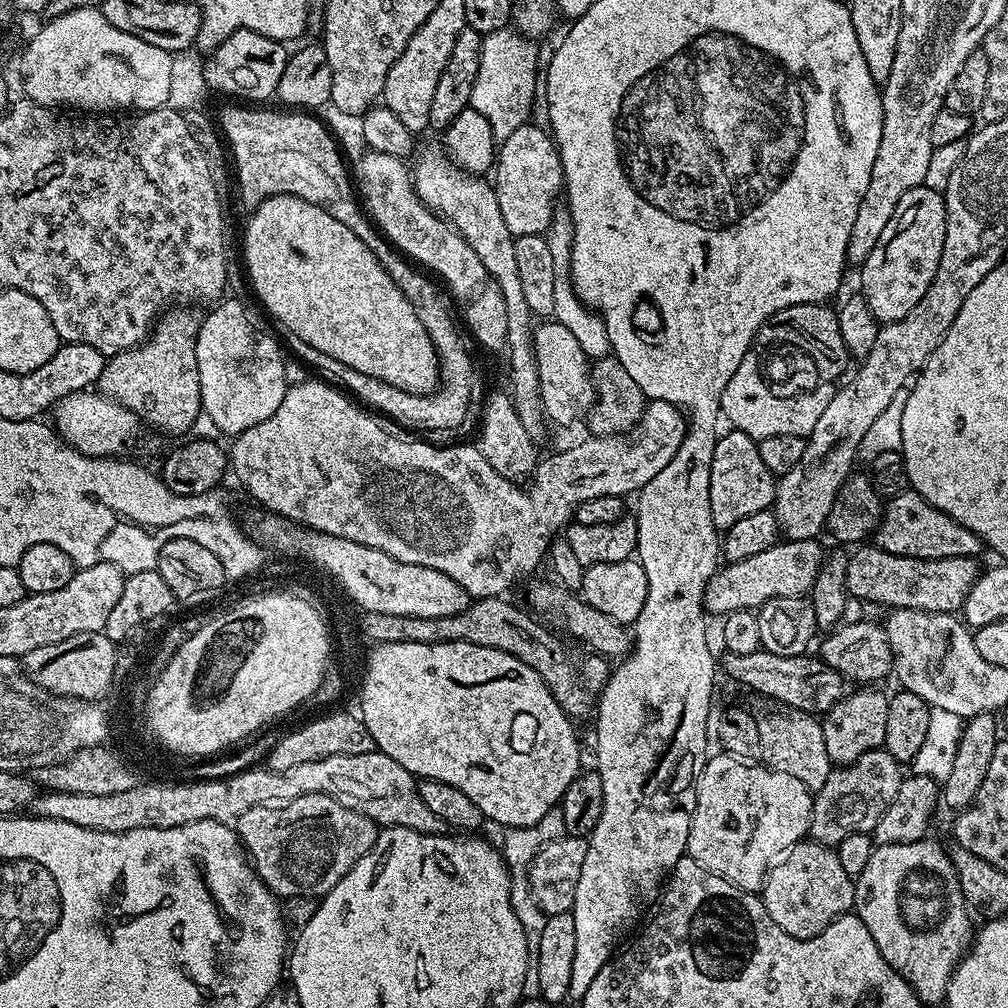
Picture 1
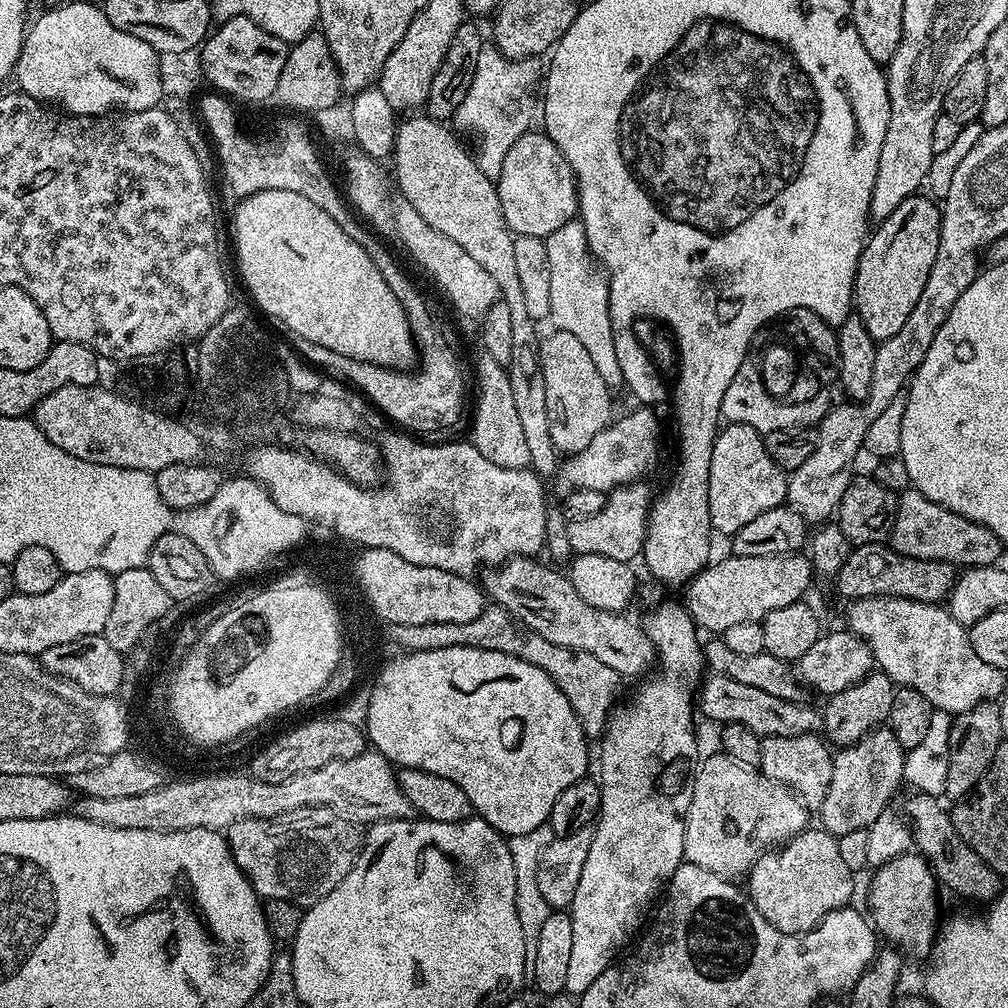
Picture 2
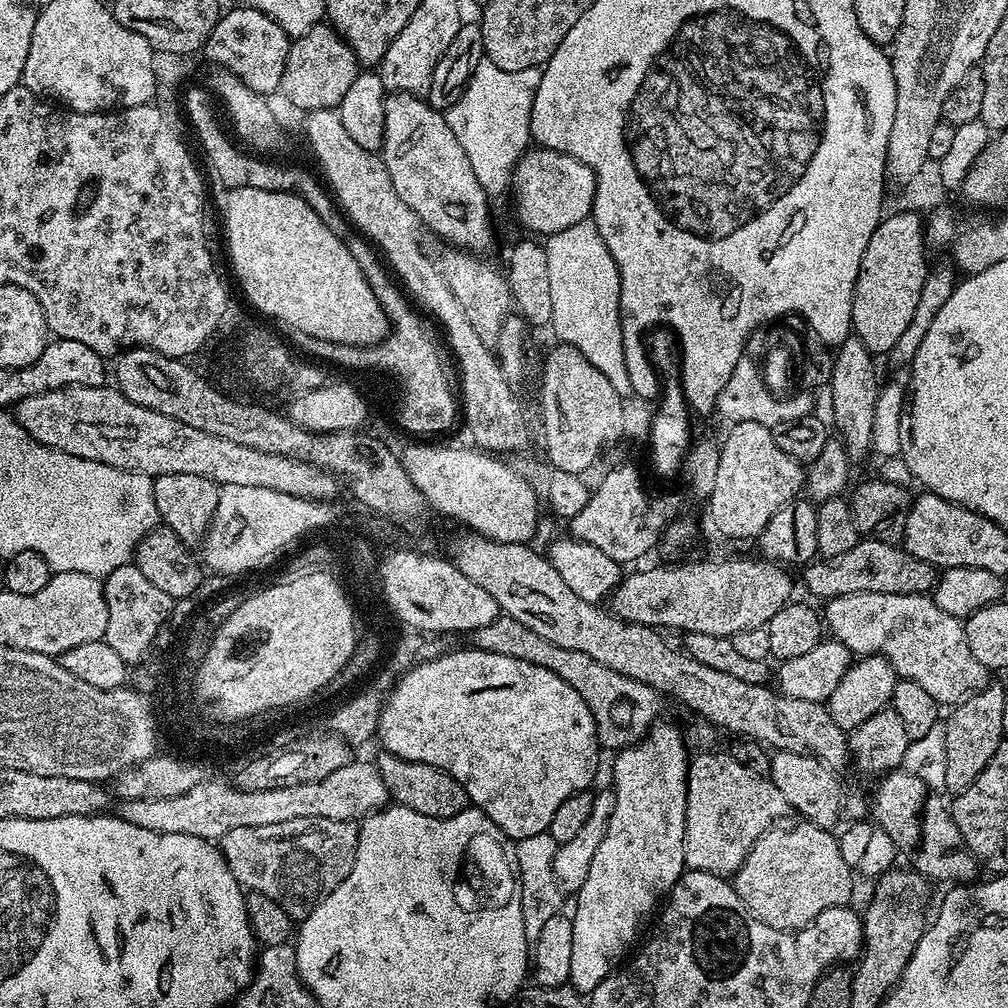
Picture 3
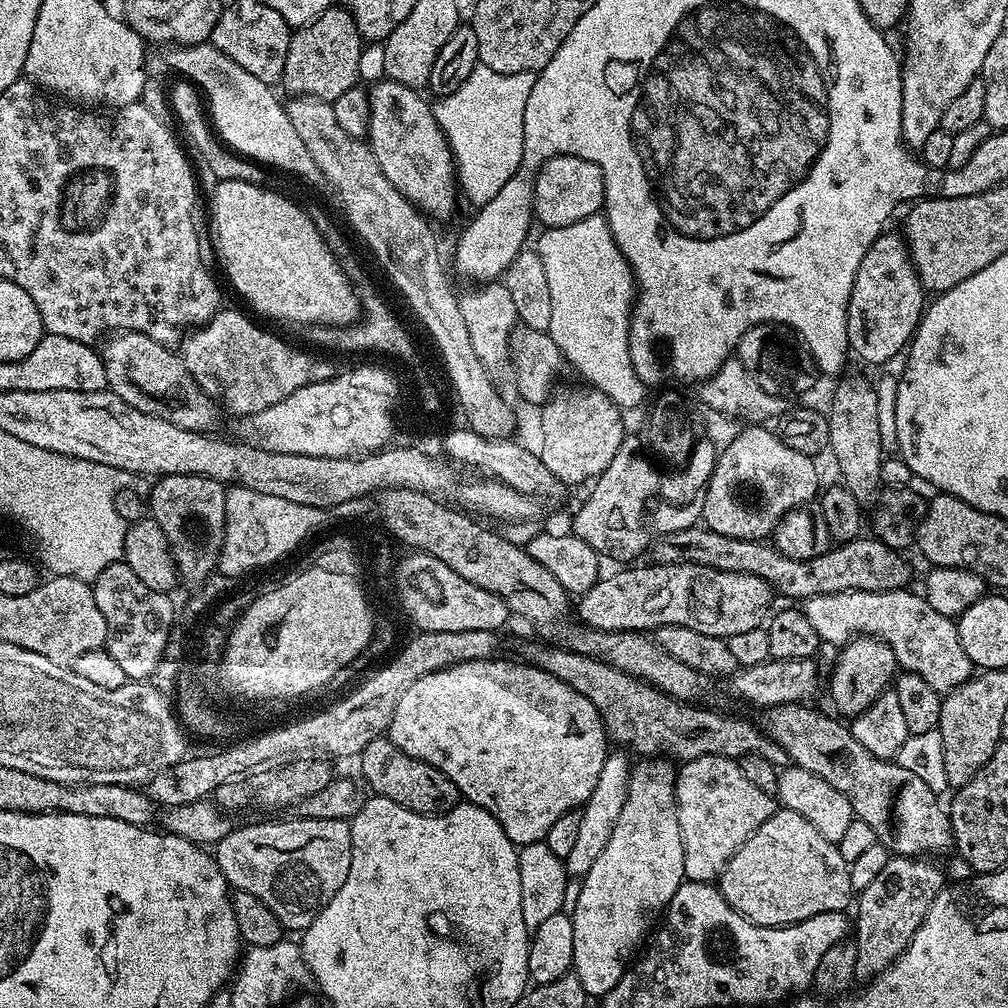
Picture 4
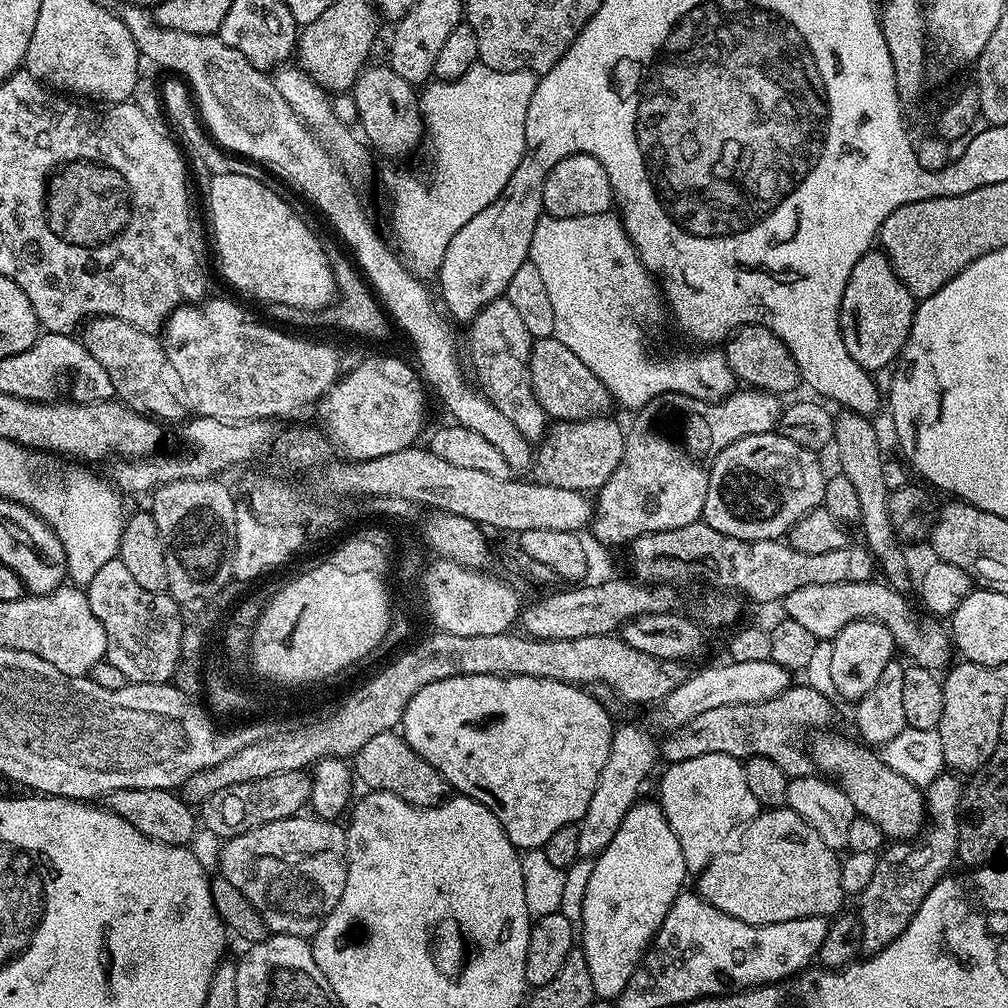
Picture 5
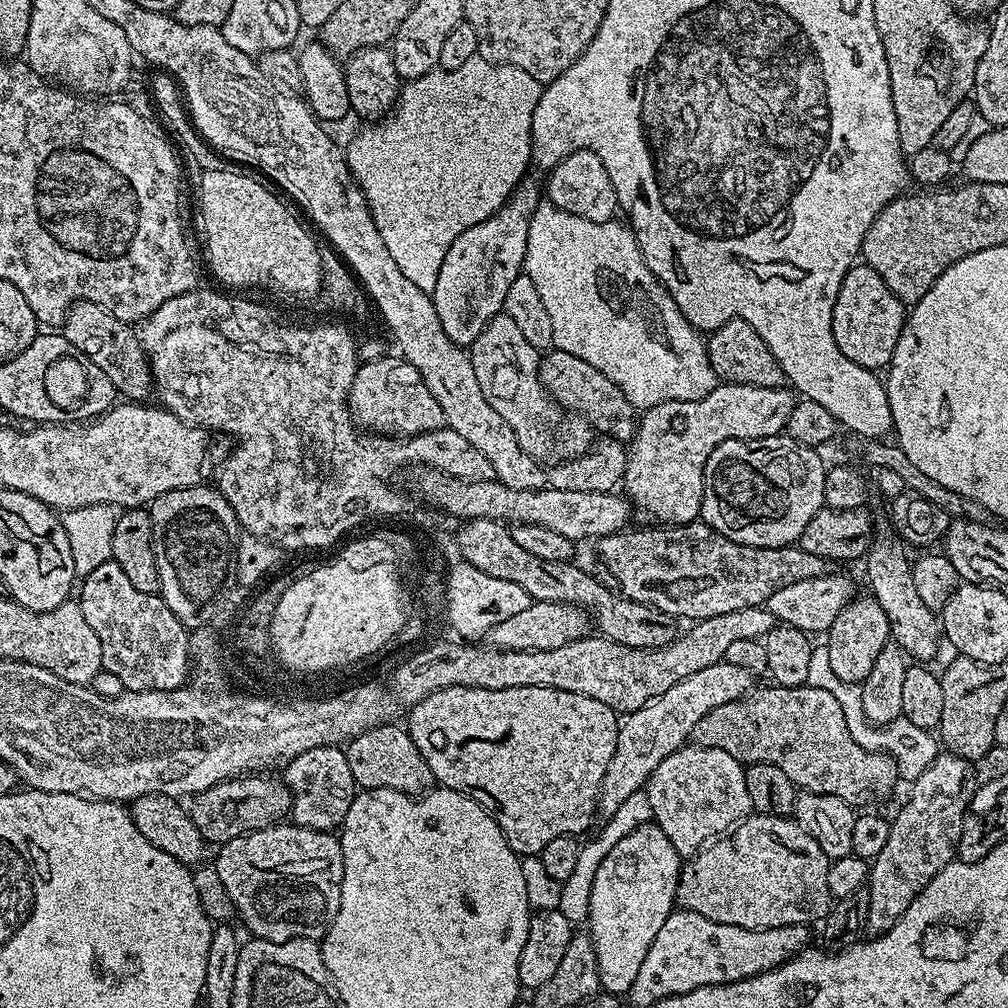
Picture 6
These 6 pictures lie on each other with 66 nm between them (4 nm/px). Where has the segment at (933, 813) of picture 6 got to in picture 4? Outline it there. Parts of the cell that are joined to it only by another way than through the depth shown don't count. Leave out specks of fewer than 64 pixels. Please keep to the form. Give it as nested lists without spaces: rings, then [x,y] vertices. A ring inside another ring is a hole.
[[[893,855],[886,866],[882,866],[874,882],[859,889],[854,904],[854,943],[858,950],[856,975],[861,981],[879,976],[903,954],[918,926],[922,926],[934,898],[946,887],[943,870],[932,862],[928,858]]]

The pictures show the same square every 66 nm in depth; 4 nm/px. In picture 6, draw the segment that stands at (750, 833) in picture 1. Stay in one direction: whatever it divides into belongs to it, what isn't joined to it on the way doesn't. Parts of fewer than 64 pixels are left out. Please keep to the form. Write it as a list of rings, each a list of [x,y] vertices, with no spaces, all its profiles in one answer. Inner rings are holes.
[[[685,746],[667,756],[654,770],[646,785],[652,820],[670,838],[681,858],[695,856],[709,842],[753,815],[744,769],[745,765],[726,754],[726,750]]]

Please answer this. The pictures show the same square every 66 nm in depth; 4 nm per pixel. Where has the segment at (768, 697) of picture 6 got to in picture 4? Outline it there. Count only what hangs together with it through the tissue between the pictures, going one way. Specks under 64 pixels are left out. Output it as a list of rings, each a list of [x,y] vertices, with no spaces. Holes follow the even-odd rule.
[[[536,640],[525,642],[523,659],[532,667],[541,668],[546,674],[566,682],[566,686],[578,690],[582,698],[590,698],[613,745],[623,746],[633,753],[641,752],[639,755],[644,758],[651,757],[655,748],[665,748],[669,757],[680,762],[703,756],[739,758],[757,752],[774,765],[784,766],[789,763],[786,750],[775,744],[762,731],[759,723],[751,724],[740,716],[727,716],[724,712],[711,712],[708,708],[700,708],[704,706],[675,700],[652,685],[610,666],[605,660],[583,656],[569,648]]]

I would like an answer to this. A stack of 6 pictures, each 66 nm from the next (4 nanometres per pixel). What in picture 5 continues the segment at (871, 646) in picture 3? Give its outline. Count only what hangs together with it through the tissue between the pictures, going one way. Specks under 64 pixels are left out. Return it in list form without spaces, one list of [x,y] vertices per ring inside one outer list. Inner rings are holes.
[[[870,579],[862,582],[838,582],[826,586],[802,586],[783,600],[783,615],[787,619],[799,622],[804,629],[810,630],[810,634],[814,634],[817,640],[831,640],[838,634],[838,630],[842,630],[842,626],[855,620],[877,620],[882,622],[882,626],[886,626],[886,630],[890,630],[897,649],[901,653],[905,652],[915,667],[947,669],[953,659],[951,656],[954,656],[954,645],[949,633],[945,629],[943,632],[936,625],[939,623],[932,618],[924,618],[928,620],[920,624],[915,610],[908,605],[907,595],[888,587],[887,583],[876,583],[875,579]]]

